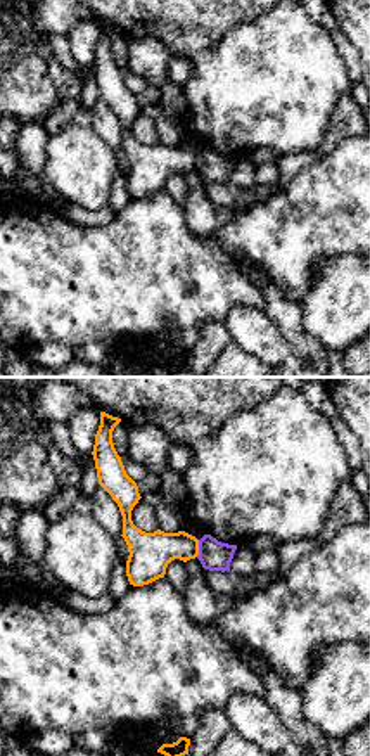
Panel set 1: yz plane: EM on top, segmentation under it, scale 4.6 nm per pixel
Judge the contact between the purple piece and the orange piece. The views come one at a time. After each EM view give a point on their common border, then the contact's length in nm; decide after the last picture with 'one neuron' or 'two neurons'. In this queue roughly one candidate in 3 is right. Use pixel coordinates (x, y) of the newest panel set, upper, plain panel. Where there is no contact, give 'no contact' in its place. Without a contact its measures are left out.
meets purple at (199, 161); contact 80 nm long

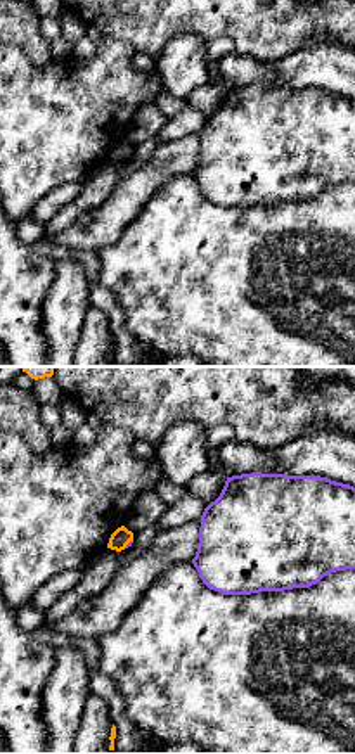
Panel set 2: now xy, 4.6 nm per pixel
meets purple at (129, 156); contact 50 nm long

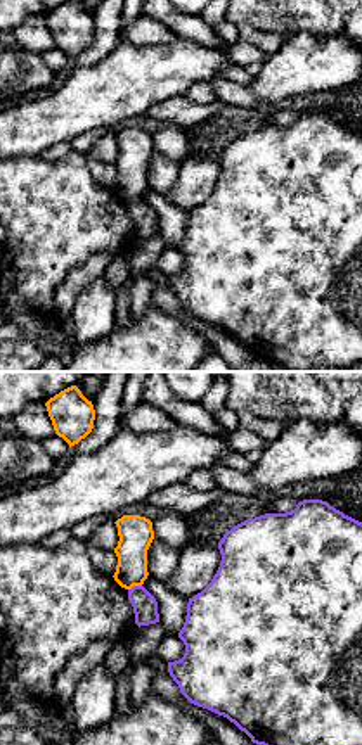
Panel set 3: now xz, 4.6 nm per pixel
meets purple at (134, 199); contact 70 nm long

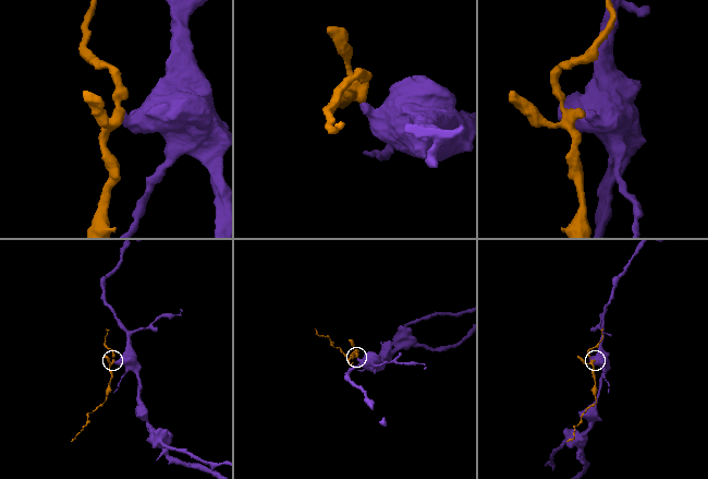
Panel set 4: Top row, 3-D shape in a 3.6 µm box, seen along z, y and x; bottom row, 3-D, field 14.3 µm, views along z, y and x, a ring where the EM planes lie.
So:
two neurons

